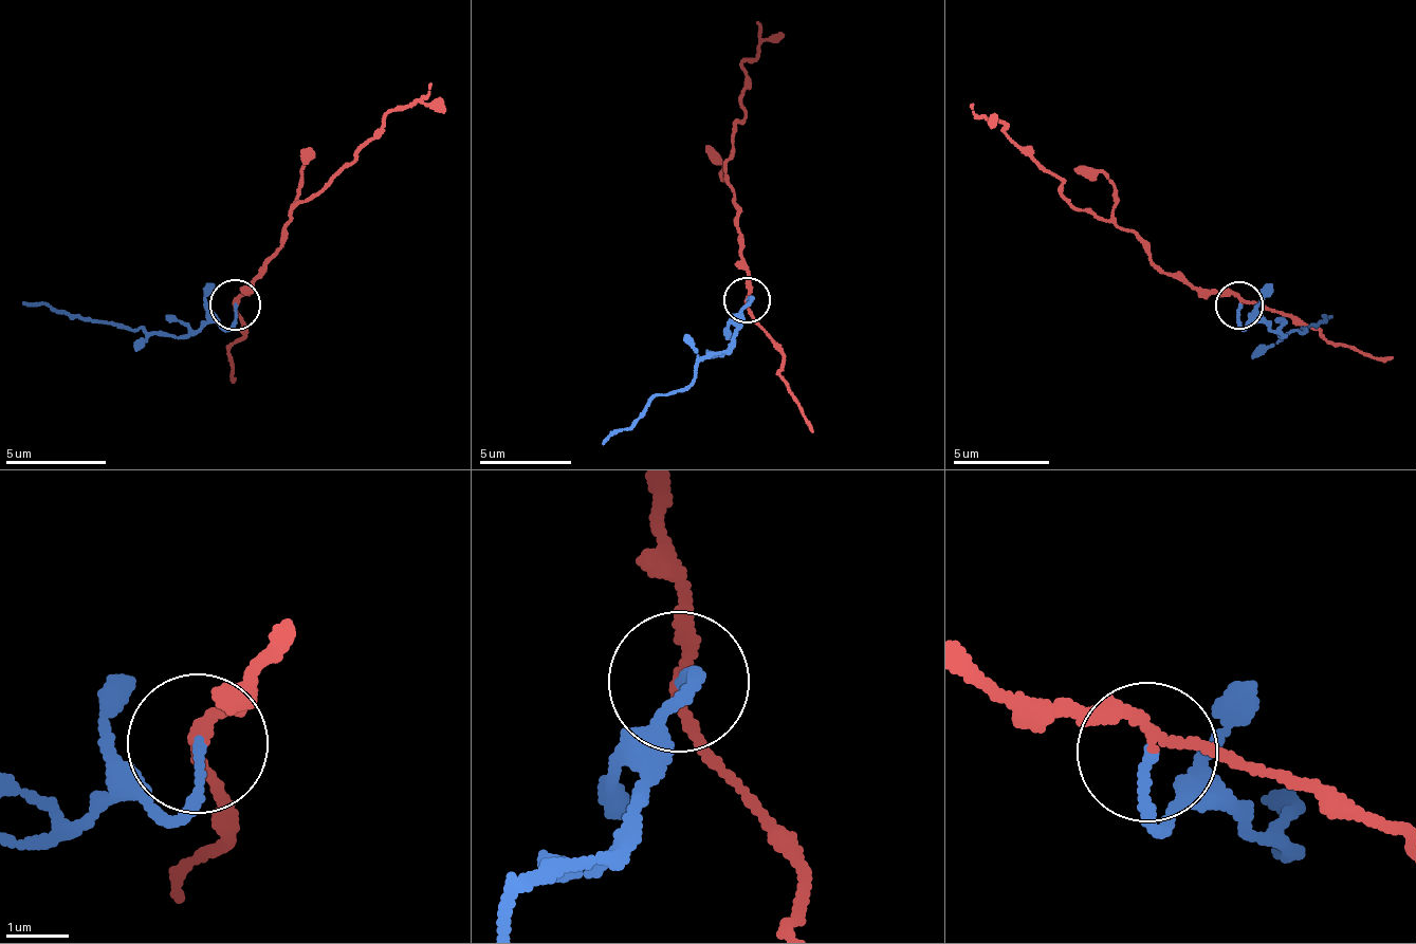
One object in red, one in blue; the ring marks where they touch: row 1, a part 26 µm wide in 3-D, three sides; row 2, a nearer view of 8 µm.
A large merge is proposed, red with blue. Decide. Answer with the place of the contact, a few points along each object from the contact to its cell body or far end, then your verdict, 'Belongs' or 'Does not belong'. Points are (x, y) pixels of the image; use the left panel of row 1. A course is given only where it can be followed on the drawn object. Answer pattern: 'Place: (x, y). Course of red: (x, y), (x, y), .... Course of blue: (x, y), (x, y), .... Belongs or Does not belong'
Place: (235, 304). Course of red: (236, 303), (268, 263), (290, 220), (292, 207), (319, 192), (351, 161), (387, 114), (426, 95), (433, 85). Course of blue: (236, 303), (230, 329), (216, 319), (181, 334), (93, 321), (21, 300). Does not belong

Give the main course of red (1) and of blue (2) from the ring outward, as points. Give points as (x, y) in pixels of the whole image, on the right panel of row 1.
1: (1240, 303), (1160, 272), (1132, 230), (1070, 208), (1056, 176), (1038, 170), (1000, 122), (975, 115), (973, 105)
2: (1240, 303), (1244, 328), (1249, 320), (1267, 321), (1283, 334), (1277, 335), (1303, 331), (1334, 314)

